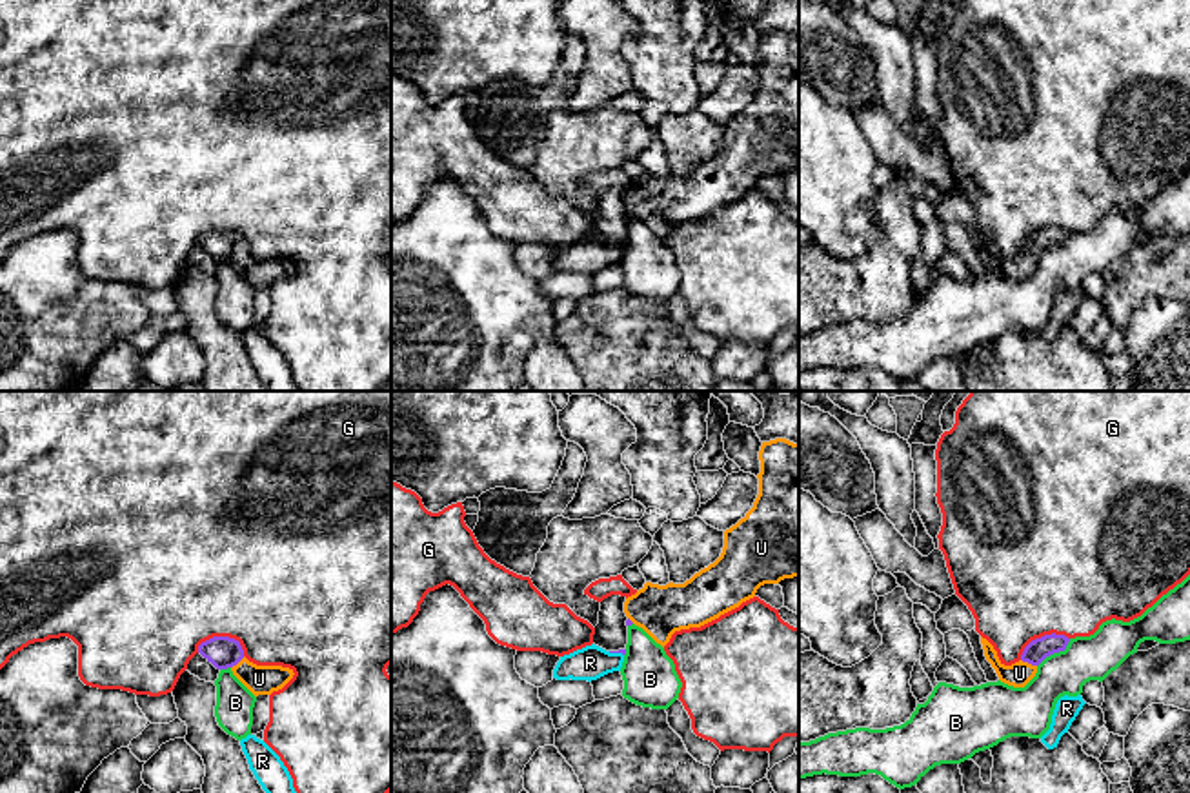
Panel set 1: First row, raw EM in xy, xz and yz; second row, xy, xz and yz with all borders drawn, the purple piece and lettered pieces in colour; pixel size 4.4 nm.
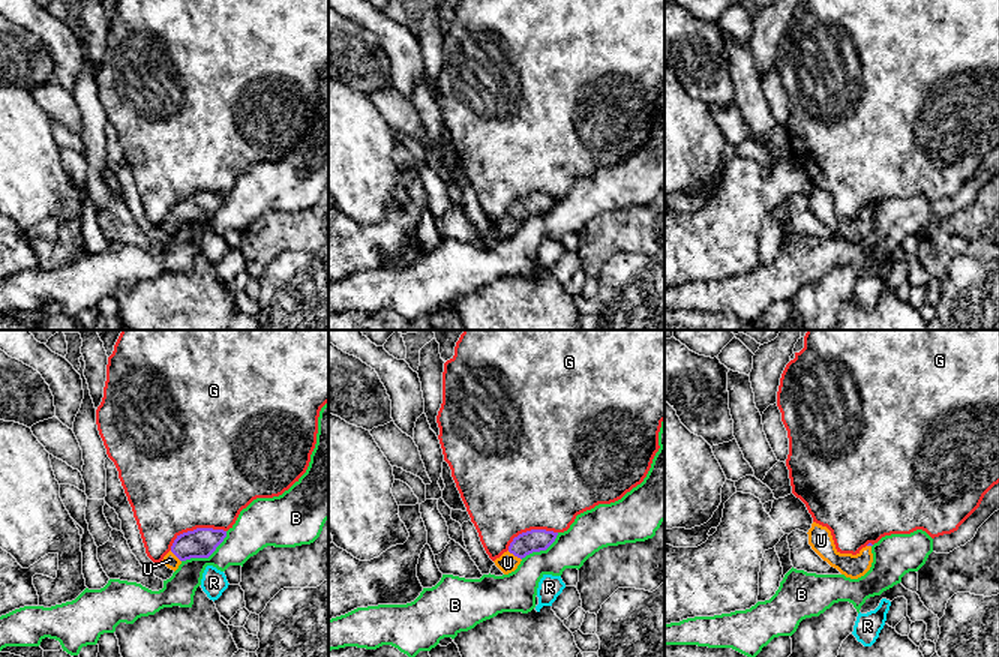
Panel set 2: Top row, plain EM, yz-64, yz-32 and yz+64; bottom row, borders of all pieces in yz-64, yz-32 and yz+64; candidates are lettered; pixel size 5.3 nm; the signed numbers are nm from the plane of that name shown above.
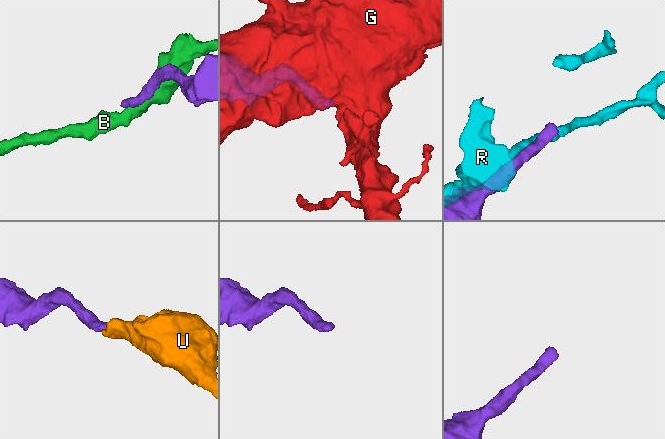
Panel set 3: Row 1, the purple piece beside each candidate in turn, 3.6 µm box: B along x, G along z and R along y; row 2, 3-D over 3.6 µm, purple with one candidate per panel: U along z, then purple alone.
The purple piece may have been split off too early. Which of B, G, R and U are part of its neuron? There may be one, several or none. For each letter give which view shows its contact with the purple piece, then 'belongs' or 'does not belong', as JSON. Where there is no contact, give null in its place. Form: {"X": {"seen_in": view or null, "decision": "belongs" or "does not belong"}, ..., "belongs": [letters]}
{"B": {"seen_in": "yz", "decision": "does not belong"}, "G": {"seen_in": "xy", "decision": "does not belong"}, "R": {"seen_in": "xz", "decision": "does not belong"}, "U": {"seen_in": "yz", "decision": "belongs"}, "belongs": ["U"]}

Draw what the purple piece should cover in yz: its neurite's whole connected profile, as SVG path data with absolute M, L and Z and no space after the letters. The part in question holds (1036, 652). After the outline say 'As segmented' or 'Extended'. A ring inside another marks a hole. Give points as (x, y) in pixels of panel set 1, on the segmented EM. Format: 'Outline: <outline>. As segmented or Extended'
Outline: M1055 633L1044 635L1041 638L1032 640L1024 647L1019 662L1015 662L1012 666L1004 666L999 660L993 646L986 638L981 637L984 657L992 664L992 668L995 669L999 680L1008 686L1014 686L1014 688L1024 688L1035 677L1037 666L1046 657L1064 651L1068 642L1070 642L1070 638L1064 635L1055 635Z. Extended

